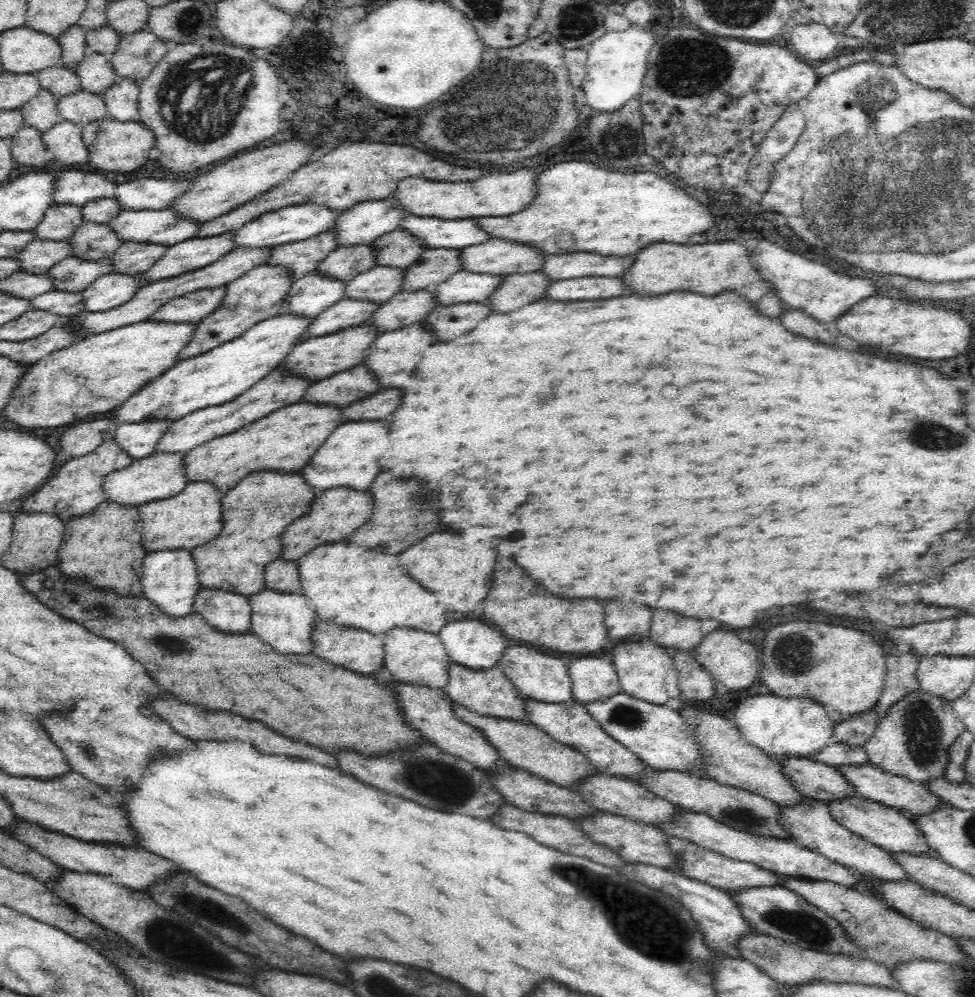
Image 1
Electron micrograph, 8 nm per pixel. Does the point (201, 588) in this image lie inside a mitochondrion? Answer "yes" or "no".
no

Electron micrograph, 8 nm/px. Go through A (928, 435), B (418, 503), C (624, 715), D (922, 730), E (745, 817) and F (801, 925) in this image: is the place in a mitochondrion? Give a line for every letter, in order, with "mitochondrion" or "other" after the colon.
A: mitochondrion
B: mitochondrion
C: mitochondrion
D: mitochondrion
E: mitochondrion
F: mitochondrion

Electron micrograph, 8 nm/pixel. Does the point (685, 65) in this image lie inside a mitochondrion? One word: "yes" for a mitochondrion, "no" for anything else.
yes

